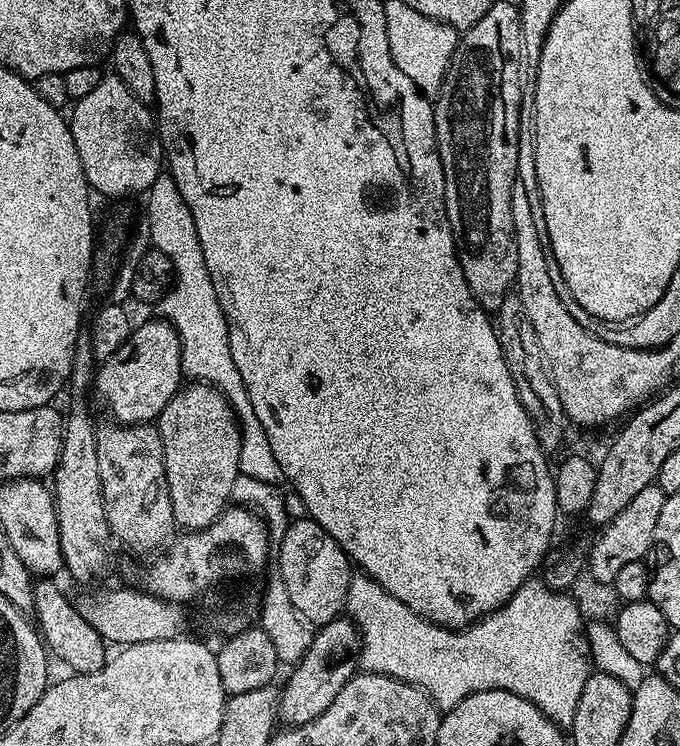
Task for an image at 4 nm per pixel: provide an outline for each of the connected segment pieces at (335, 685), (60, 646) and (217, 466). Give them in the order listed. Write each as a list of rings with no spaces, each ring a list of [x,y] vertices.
[[[337,618],[329,624],[319,625],[318,631],[313,635],[312,645],[306,650],[306,654],[291,669],[292,677],[285,684],[282,684],[282,695],[278,705],[278,716],[285,725],[295,726],[305,724],[334,698],[338,698],[338,690],[346,686],[353,676],[357,675],[360,662],[360,632],[356,629],[356,623],[351,618]]]
[[[40,578],[35,581],[34,602],[31,611],[34,615],[38,631],[46,645],[47,651],[53,657],[56,656],[73,673],[96,672],[108,659],[106,641],[100,636],[94,626],[82,618],[82,614],[76,609],[75,603],[64,597],[64,592],[56,588],[57,581],[52,578]]]
[[[192,382],[181,387],[170,402],[160,411],[158,431],[164,447],[164,465],[166,466],[166,482],[170,490],[172,518],[181,529],[198,532],[201,528],[209,528],[217,518],[229,507],[232,491],[236,488],[236,480],[240,474],[240,425],[236,413],[228,404],[226,397],[209,383]]]

